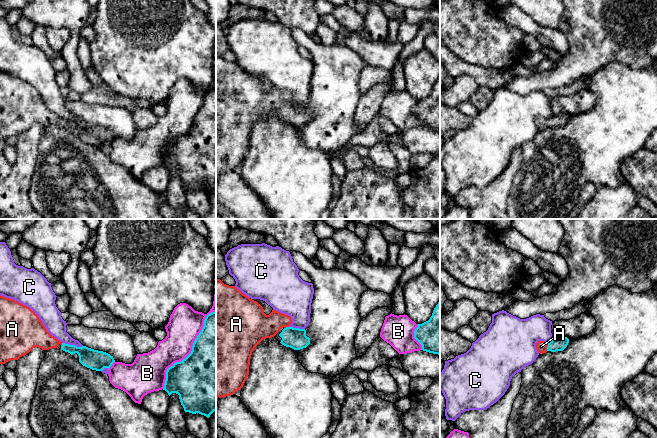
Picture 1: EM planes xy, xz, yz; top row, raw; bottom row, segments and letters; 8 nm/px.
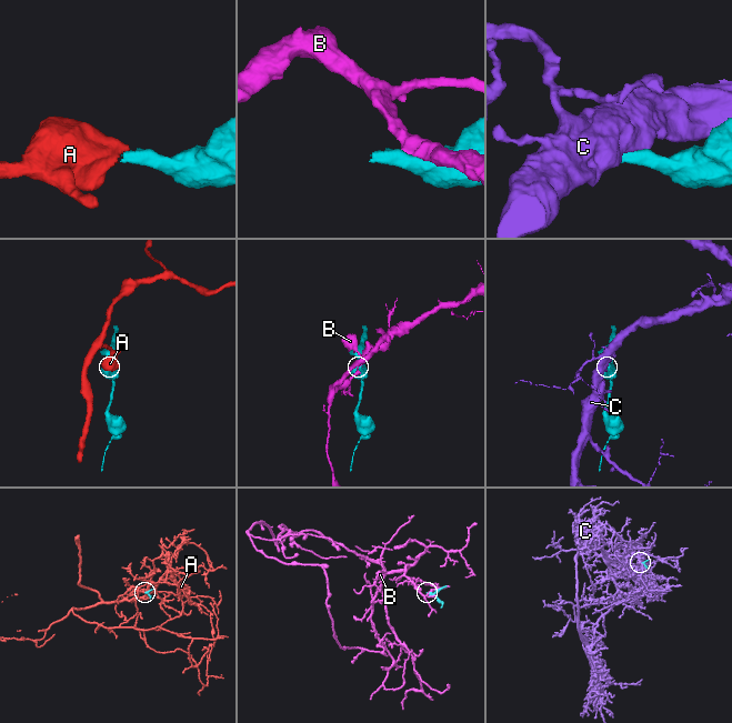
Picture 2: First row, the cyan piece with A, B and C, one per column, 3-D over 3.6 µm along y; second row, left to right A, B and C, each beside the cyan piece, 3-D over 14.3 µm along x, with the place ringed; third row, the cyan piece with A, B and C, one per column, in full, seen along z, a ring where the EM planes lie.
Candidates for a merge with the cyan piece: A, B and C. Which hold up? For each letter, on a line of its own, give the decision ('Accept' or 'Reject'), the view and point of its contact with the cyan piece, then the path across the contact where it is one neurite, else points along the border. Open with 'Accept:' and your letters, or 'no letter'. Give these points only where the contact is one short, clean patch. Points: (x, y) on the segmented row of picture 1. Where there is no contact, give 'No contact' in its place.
Accept: A
A: Accept. Touches cyan at yz (547, 347). Path across: yz (560, 344), (547, 347), (541, 346)
B: Reject. Touches cyan at xy (191, 351)
C: Reject. Touches cyan at xy (73, 345). Boundary: xy (63, 342), (69, 345), (82, 346)

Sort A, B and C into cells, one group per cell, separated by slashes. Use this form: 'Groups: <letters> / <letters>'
Groups: A / B / C

